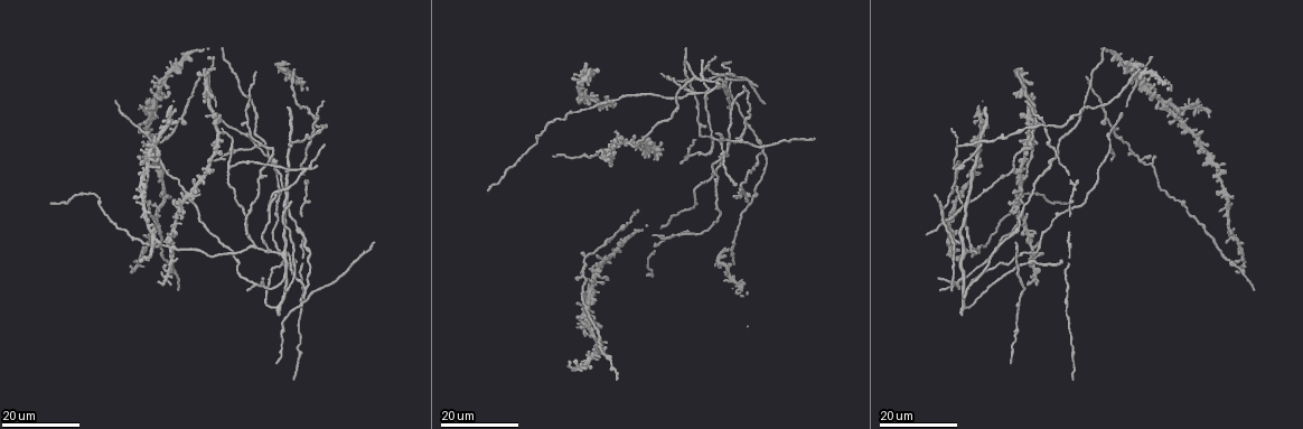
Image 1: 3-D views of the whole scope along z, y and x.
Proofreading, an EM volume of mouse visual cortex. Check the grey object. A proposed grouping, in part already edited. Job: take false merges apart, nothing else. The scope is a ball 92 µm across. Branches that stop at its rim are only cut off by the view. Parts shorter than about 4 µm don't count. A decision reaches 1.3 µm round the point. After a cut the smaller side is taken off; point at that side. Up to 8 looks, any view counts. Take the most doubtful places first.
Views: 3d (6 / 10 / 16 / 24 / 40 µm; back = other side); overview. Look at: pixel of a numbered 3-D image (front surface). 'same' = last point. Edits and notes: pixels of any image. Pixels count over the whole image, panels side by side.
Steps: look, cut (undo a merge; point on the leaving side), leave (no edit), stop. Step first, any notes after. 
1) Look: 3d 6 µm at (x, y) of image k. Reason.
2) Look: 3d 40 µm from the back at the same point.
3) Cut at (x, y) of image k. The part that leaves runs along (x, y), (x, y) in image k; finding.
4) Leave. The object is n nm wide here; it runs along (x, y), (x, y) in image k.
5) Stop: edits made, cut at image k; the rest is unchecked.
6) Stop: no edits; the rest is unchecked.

Look: 3d 24 µm at (757, 167) of image 1. Two arms at a narrow angle.

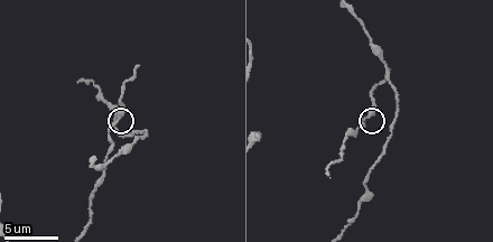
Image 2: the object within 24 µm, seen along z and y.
Look: 3d 10 µm at (117, 119) of image 2.

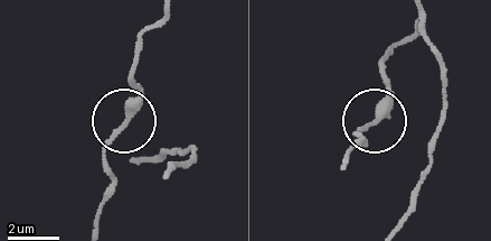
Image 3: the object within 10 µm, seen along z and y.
Leave. Continuous, no second neuron.

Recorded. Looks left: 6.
Look: 3d 24 µm at (1232, 237) of image 1. Looks like a crossing.

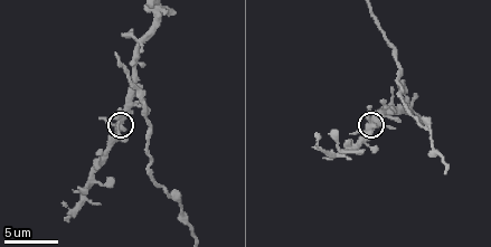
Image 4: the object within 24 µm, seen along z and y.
Look: 3d 10 µm at (370, 124) of image 4.

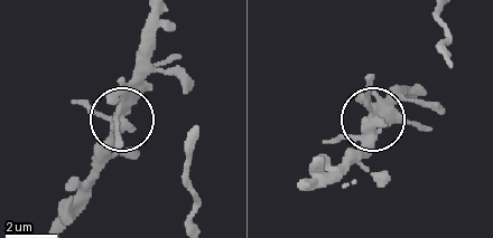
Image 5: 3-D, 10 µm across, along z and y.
Leave. The side arm is 14 µm long; 4 arms meet here; all the same neuron.

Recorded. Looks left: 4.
Look: 3d 24 µm at (256, 144) of image 1.

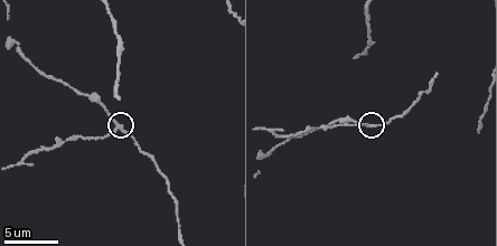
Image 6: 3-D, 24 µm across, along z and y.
Look: 3d 6 µm at (369, 123) of image 6.

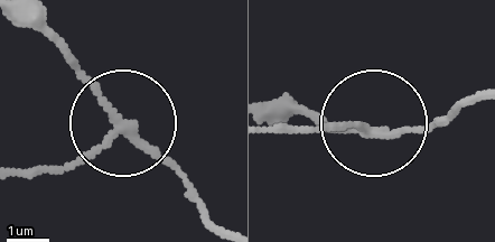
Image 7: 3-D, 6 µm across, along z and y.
Cut at (56, 168) of image 7. The object is 160 nm wide here; the part that leaves runs along (109, 133), (69, 163), (16, 166) in image 7; a second neuron is stuck on.

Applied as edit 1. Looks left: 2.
Stop: edits made, cut at image 7; the rest is unchecked.

